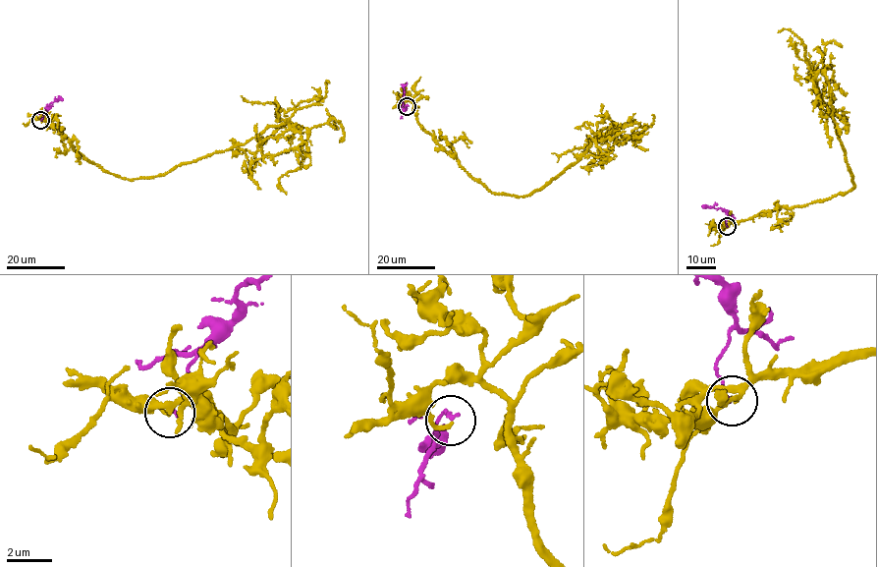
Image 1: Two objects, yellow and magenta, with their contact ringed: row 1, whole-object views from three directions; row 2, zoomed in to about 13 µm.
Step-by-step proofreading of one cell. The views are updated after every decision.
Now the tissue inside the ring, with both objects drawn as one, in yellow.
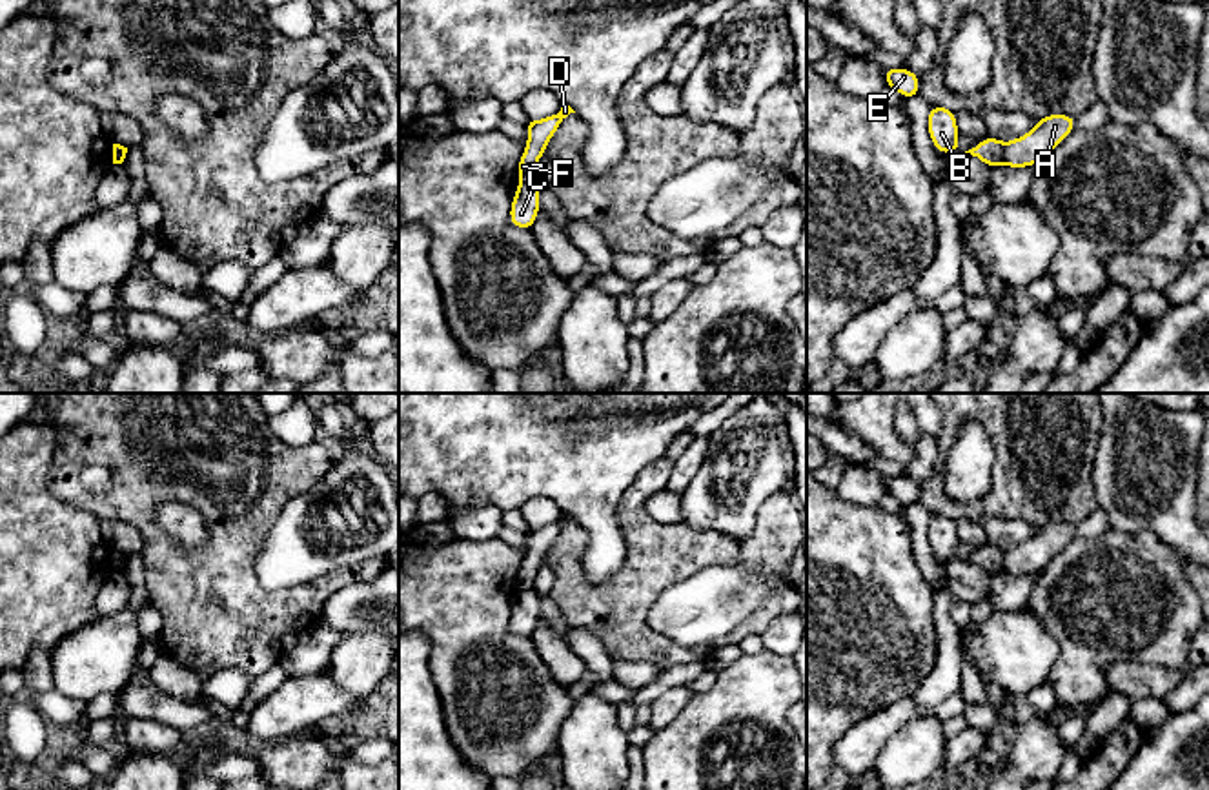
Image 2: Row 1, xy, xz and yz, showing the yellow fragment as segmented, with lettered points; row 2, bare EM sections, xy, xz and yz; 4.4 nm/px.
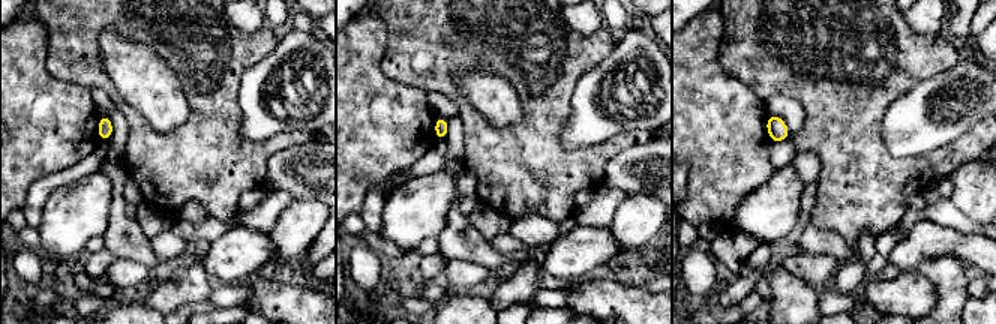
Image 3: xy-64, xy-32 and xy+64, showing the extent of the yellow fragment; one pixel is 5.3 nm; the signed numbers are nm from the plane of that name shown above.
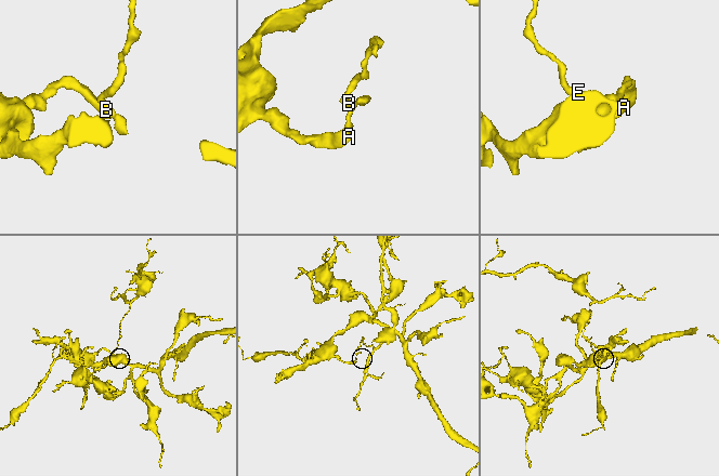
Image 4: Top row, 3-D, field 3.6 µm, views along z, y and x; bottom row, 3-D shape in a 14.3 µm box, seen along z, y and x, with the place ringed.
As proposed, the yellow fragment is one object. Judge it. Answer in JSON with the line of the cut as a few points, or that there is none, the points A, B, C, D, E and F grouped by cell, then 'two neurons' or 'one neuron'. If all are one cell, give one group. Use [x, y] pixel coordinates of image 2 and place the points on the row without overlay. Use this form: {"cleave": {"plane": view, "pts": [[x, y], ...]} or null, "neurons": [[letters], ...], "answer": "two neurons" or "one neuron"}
{"cleave": {"plane": "yz", "pts": [[1005, 552], [1004, 570]]}, "neurons": [["A", "C"], ["B", "D", "E", "F"]], "answer": "two neurons"}

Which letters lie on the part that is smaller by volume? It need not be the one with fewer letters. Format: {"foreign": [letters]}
{"foreign": ["B", "D", "E", "F"]}

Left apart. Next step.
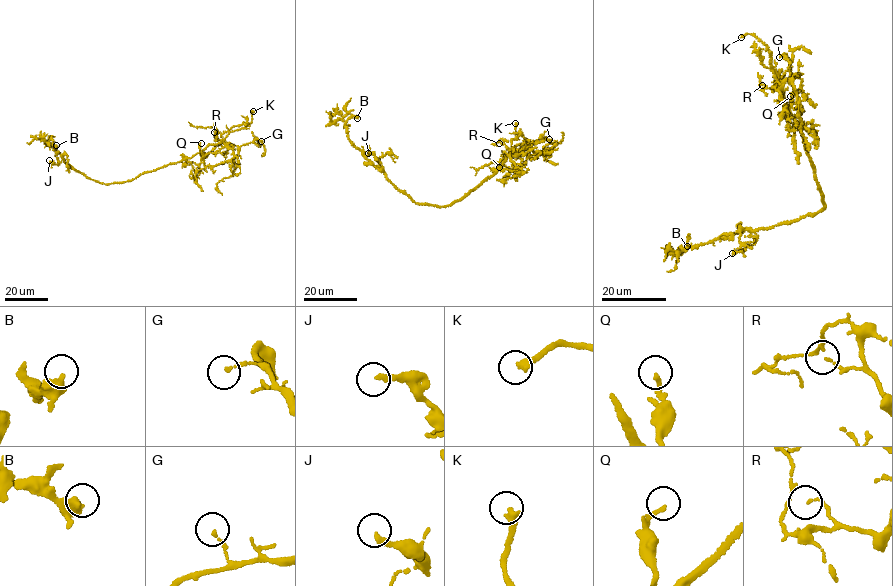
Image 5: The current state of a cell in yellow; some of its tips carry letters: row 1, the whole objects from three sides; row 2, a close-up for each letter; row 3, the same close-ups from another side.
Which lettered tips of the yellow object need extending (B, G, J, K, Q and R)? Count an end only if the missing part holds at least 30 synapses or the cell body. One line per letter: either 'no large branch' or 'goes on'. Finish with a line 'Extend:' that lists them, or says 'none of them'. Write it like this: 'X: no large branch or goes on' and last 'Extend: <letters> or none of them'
B: no large branch
G: no large branch
J: no large branch
K: goes on
Q: no large branch
R: no large branch
Extend: K

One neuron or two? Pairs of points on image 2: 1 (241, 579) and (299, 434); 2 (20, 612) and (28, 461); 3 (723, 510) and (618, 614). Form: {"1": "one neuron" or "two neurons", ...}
{"1": "two neurons", "2": "one neuron", "3": "two neurons"}

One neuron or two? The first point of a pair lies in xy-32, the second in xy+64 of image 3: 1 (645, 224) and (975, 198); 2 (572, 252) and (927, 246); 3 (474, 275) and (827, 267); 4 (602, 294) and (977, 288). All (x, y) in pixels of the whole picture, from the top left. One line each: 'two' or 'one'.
1: one
2: one
3: one
4: two

